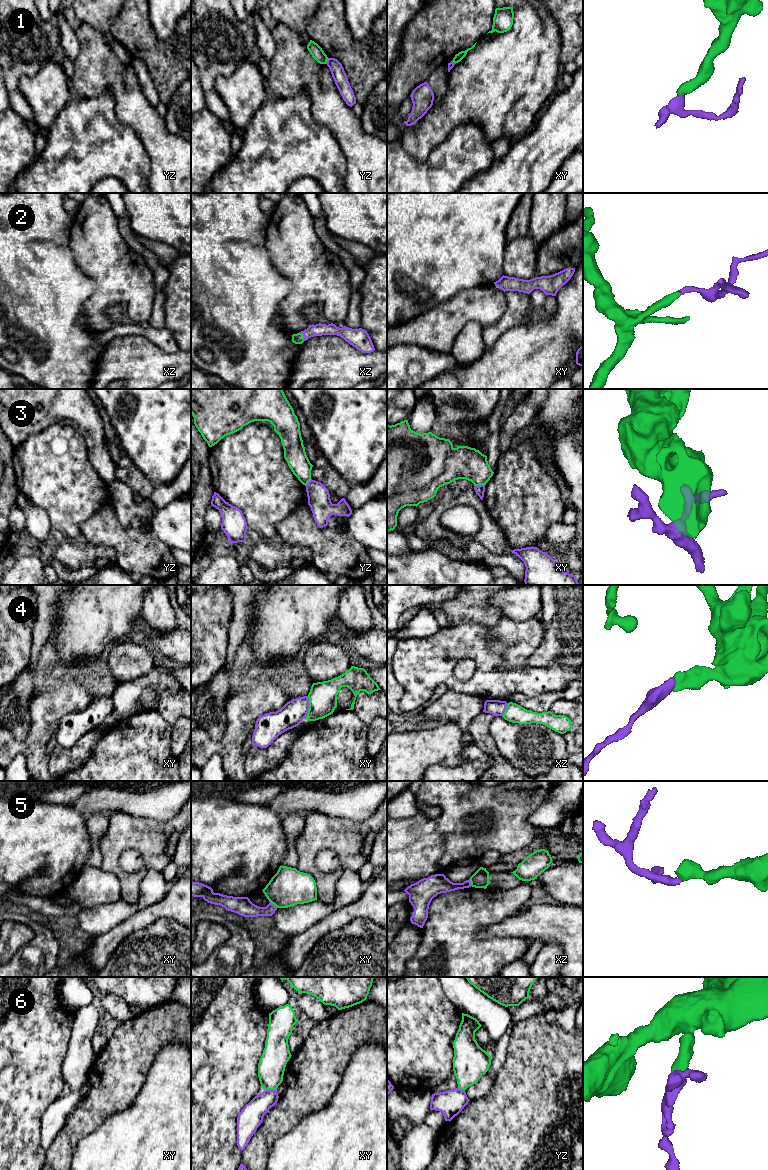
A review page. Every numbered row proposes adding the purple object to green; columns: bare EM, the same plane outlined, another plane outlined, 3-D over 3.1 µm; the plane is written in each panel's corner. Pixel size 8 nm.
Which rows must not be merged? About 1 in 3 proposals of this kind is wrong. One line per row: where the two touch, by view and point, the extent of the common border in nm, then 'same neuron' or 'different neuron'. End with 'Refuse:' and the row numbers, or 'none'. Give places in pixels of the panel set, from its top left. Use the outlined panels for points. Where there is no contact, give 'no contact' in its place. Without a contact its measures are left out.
1: contact yz (326, 61); length 50 nm; different neuron
2: contact xz (303, 336); length 80 nm; same neuron
3: contact xy (479, 484); length 80 nm; different neuron
4: contact xy (309, 707); length 190 nm; different neuron
5: contact xy (274, 904); length 80 nm; different neuron
6: contact xy (271, 1089); length 100 nm; same neuron
Refuse: 1, 3, 4, 5

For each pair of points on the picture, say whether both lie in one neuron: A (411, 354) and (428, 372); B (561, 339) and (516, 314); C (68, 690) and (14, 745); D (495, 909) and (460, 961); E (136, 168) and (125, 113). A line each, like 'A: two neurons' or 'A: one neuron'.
A: one neuron
B: two neurons
C: one neuron
D: one neuron
E: two neurons

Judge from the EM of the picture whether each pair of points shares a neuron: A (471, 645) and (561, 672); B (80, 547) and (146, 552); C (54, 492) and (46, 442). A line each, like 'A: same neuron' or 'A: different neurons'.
A: same neuron
B: different neurons
C: same neuron

